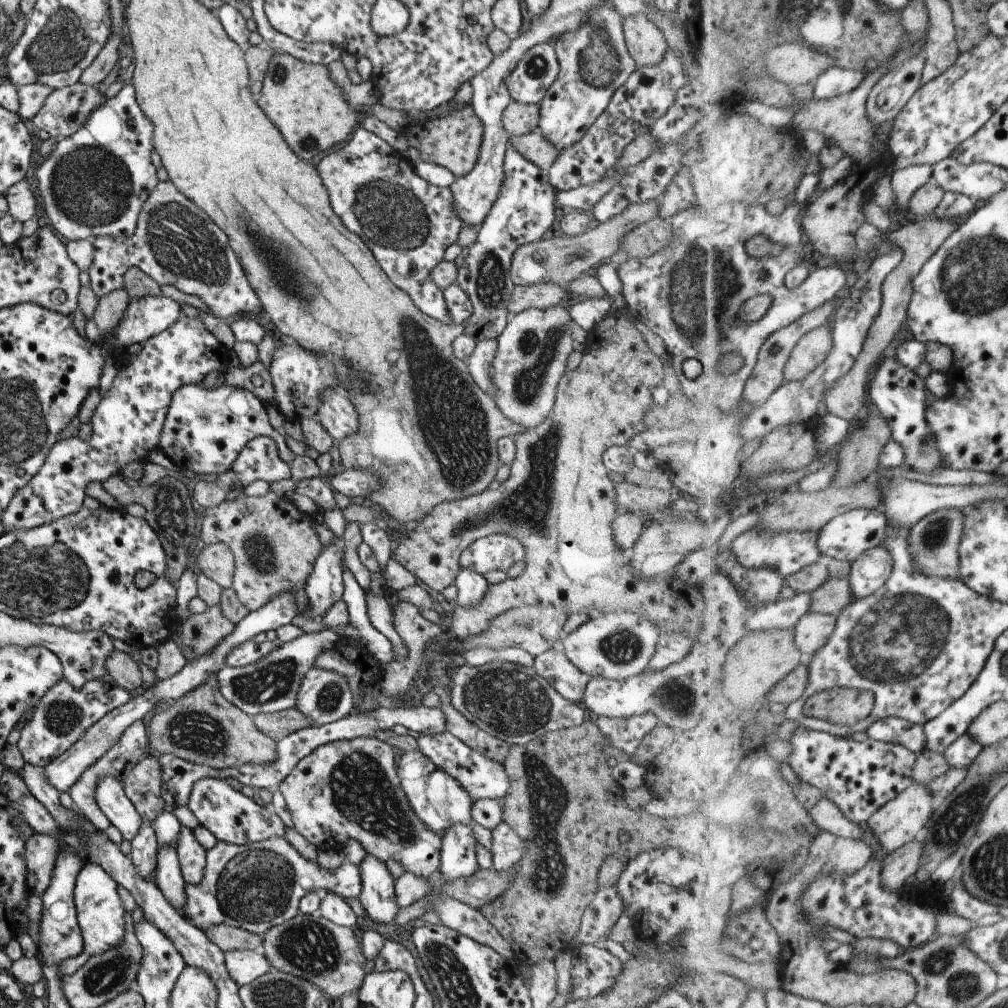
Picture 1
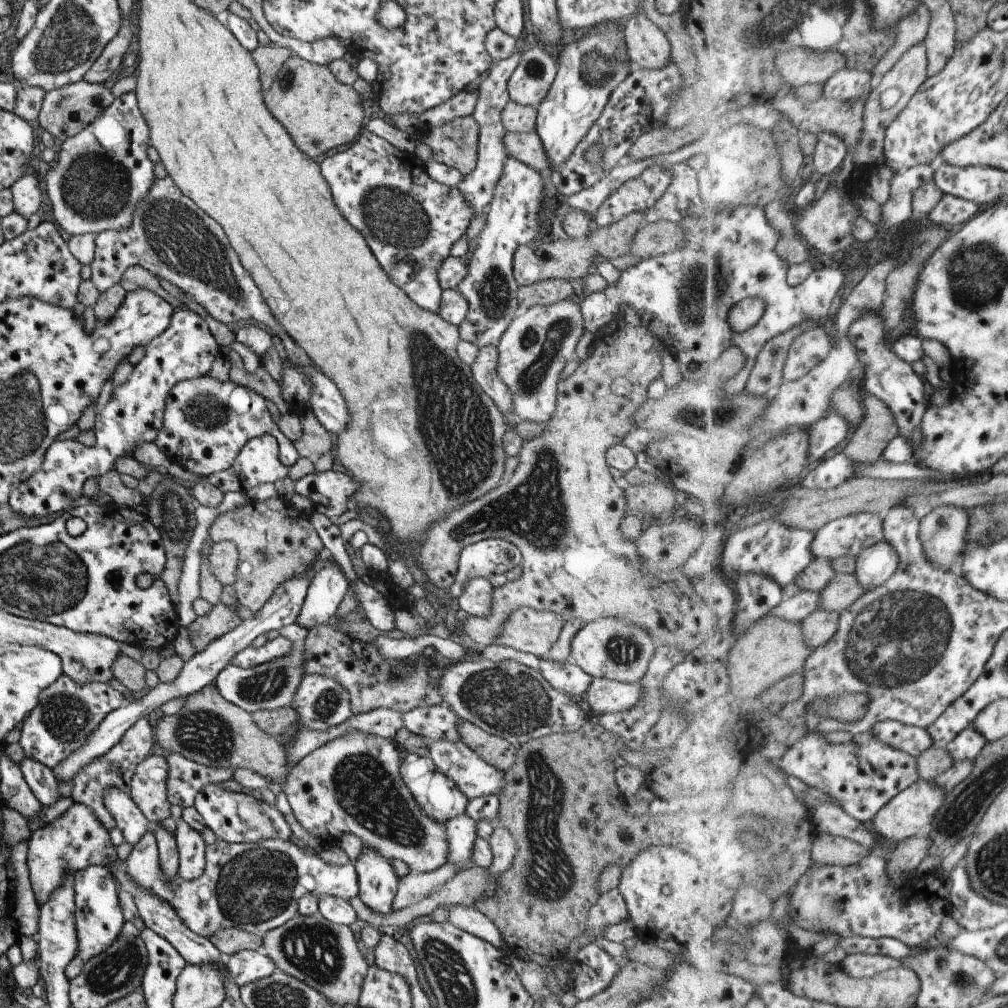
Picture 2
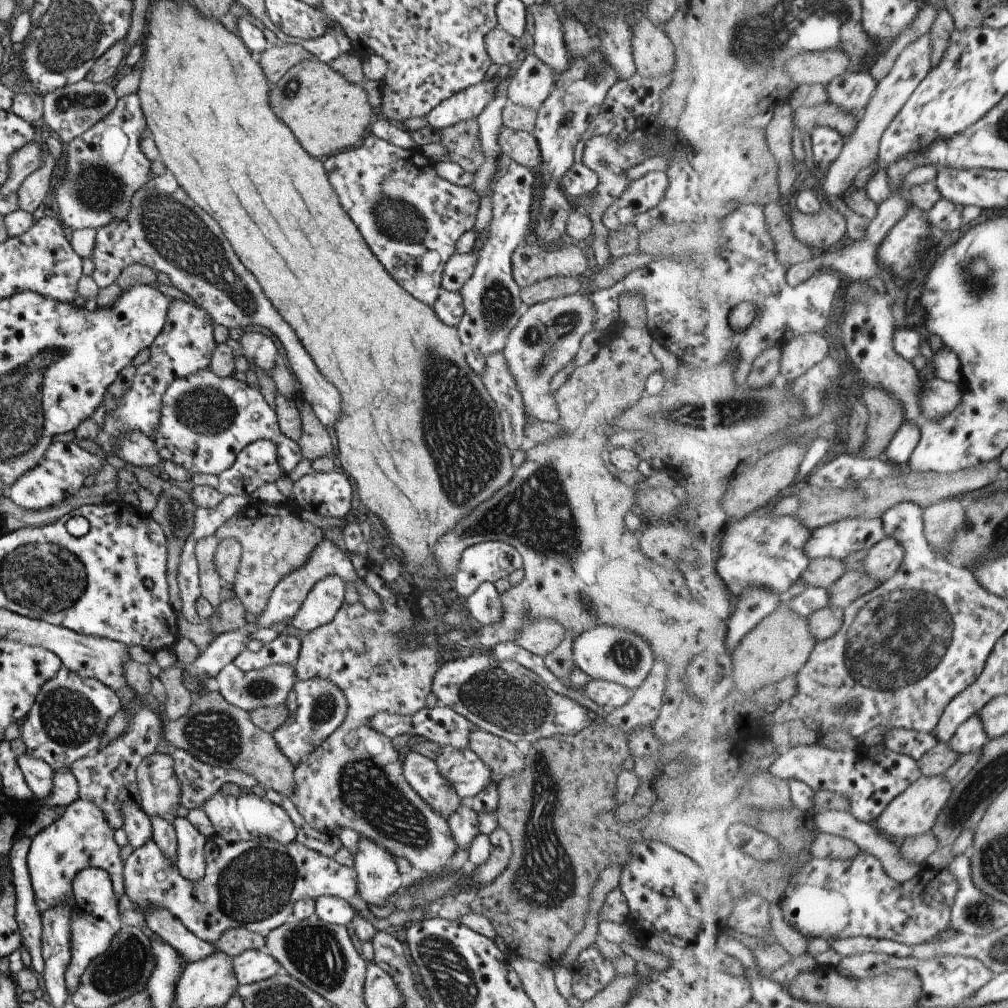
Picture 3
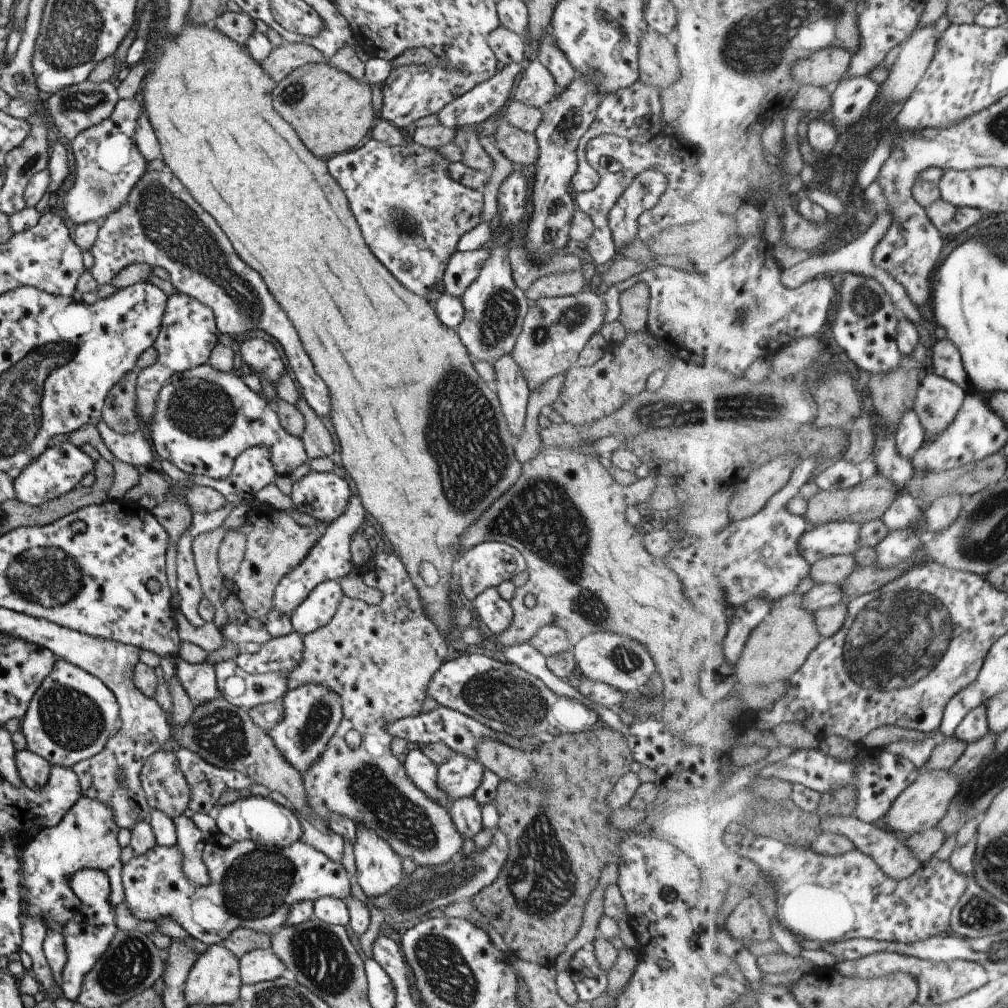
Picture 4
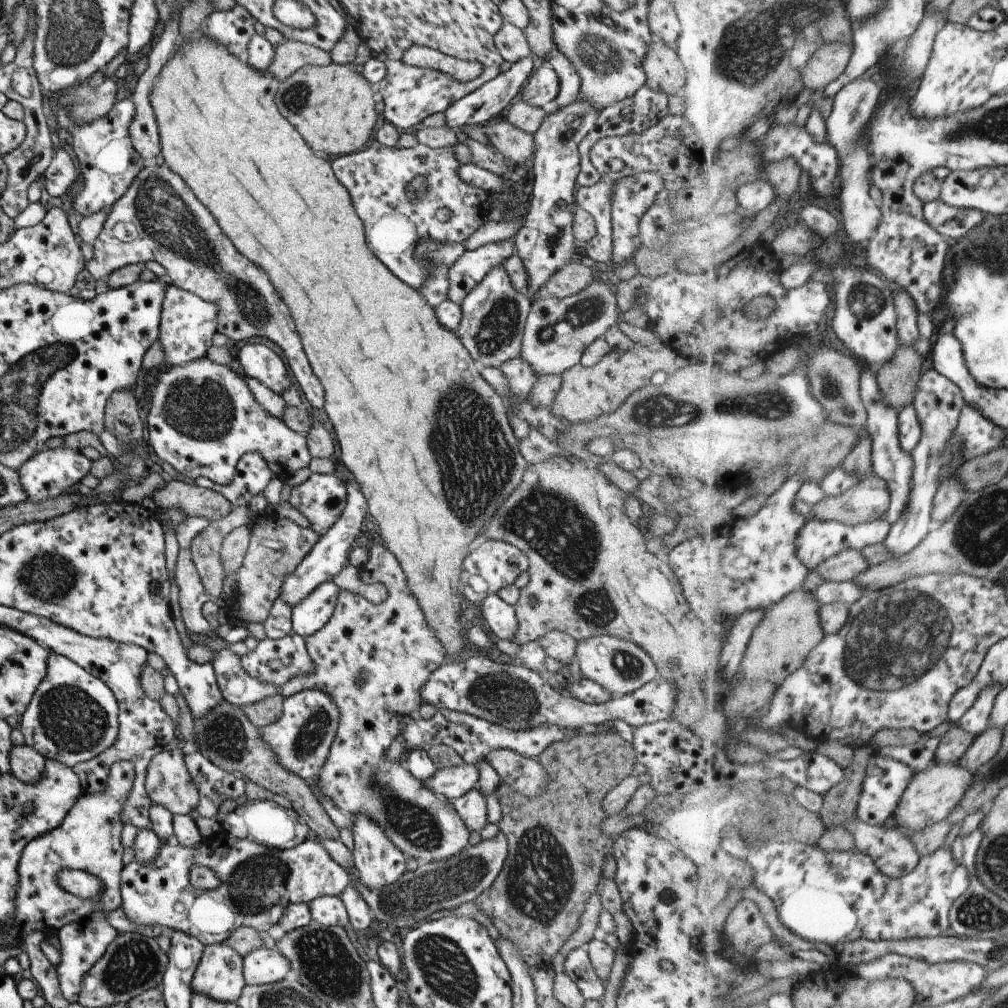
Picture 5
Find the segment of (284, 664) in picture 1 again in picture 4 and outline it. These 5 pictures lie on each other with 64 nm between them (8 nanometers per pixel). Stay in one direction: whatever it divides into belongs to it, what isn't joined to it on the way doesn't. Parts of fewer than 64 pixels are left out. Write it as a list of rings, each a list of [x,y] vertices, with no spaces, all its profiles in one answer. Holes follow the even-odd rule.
[[[221,660],[214,666],[216,676],[216,688],[219,696],[223,697],[229,704],[235,705],[244,711],[253,706],[267,702],[281,701],[287,690],[287,679],[281,672],[267,672],[267,674],[249,674],[241,670],[235,664],[235,660]]]

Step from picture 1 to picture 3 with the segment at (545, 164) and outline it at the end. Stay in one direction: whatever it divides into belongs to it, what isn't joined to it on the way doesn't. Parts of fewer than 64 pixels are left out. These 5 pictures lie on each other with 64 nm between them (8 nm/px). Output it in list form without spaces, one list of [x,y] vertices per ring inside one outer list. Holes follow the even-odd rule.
[[[501,126],[497,144],[503,157],[527,168],[539,166],[539,147],[532,132],[512,131]]]

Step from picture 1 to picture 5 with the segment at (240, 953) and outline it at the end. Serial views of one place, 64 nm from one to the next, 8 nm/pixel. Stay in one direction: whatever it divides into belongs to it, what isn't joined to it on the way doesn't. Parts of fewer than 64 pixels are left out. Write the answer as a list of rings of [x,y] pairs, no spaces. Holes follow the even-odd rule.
[[[259,947],[242,956],[242,972],[245,985],[275,984],[281,982],[291,970],[287,958],[274,948]]]

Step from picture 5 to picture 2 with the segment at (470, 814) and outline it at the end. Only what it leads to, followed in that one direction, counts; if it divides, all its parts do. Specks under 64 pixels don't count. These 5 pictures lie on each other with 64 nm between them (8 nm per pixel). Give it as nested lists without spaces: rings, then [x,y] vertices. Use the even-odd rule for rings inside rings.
[[[464,813],[449,818],[443,826],[447,838],[447,862],[461,871],[465,864],[472,861],[471,848],[477,838],[475,822]]]

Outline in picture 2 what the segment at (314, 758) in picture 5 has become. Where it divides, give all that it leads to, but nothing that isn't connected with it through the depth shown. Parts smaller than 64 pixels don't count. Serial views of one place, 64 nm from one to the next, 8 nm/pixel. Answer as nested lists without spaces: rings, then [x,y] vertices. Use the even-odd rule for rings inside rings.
[[[306,674],[302,676],[297,688],[294,690],[289,707],[293,708],[297,713],[299,728],[294,732],[283,732],[283,734],[276,739],[281,746],[287,746],[287,744],[297,736],[297,732],[303,732],[303,730],[323,732],[327,730],[327,728],[331,728],[331,726],[343,724],[343,722],[354,713],[354,707],[349,702],[347,690],[345,690],[337,680],[318,674]]]

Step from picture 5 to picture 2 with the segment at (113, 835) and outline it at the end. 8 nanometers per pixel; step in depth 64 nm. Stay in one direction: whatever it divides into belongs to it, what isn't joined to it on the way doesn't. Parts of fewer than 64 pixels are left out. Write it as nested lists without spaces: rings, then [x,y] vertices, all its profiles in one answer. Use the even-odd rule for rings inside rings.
[[[72,802],[66,811],[51,823],[31,832],[27,838],[26,865],[31,890],[38,906],[43,906],[49,900],[49,894],[61,884],[63,874],[75,874],[89,865],[109,868],[113,860],[117,860],[115,846],[109,840],[108,831],[101,822],[93,816],[93,812]]]

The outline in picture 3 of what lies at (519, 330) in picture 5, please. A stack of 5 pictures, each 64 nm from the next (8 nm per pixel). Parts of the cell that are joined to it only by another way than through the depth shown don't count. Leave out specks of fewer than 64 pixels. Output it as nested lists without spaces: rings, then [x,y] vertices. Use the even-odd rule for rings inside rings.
[[[511,160],[509,166],[500,172],[498,179],[492,186],[491,219],[485,236],[485,244],[477,252],[475,268],[469,280],[459,288],[463,303],[463,316],[456,331],[462,345],[482,356],[500,352],[505,346],[505,338],[511,328],[521,318],[524,305],[520,300],[519,287],[515,284],[511,274],[511,252],[517,244],[524,242],[531,232],[531,206],[535,198],[535,176],[527,167]]]

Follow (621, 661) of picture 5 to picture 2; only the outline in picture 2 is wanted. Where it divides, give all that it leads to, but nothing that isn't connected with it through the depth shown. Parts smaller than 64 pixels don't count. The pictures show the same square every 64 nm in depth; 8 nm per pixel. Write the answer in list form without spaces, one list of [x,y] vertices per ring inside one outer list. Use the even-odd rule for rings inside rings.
[[[600,618],[584,625],[575,632],[569,644],[568,662],[577,665],[590,677],[633,684],[639,682],[649,666],[655,644],[651,636],[635,626],[619,618]]]

